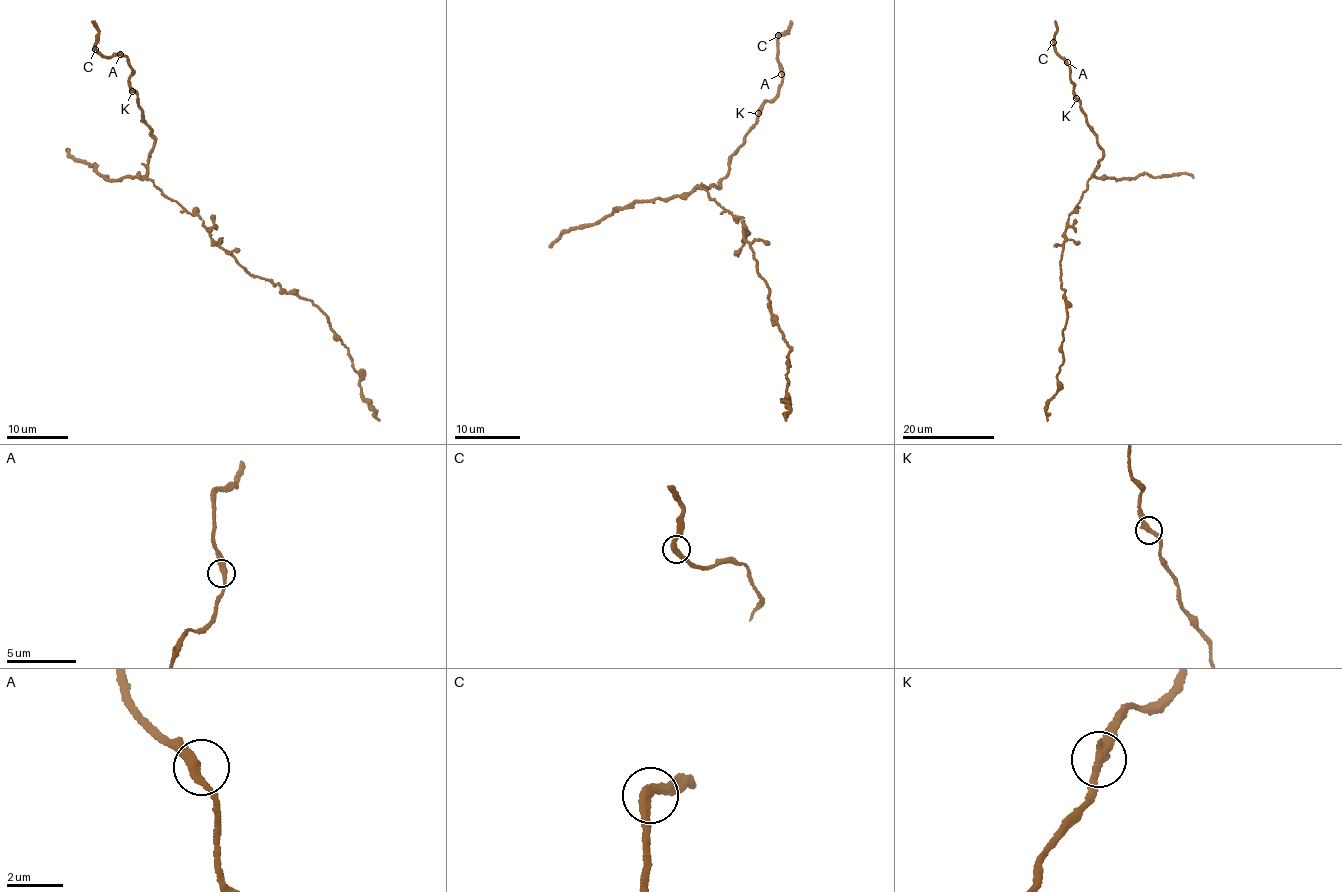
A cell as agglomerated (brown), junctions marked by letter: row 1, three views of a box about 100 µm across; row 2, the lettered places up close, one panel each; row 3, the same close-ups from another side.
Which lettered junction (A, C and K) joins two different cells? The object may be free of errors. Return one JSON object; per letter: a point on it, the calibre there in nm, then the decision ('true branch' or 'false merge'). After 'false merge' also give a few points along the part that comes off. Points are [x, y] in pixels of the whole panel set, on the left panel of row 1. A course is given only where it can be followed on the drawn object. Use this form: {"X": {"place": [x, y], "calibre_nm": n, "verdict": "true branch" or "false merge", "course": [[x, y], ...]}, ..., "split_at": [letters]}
{"A": {"place": [120, 54], "calibre_nm": 340, "verdict": "true branch"}, "C": {"place": [95, 49], "calibre_nm": 320, "verdict": "true branch"}, "K": {"place": [132, 91], "calibre_nm": 320, "verdict": "true branch"}, "split_at": []}

